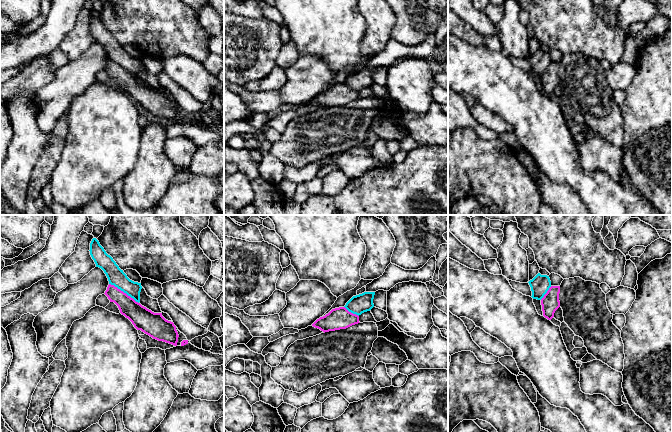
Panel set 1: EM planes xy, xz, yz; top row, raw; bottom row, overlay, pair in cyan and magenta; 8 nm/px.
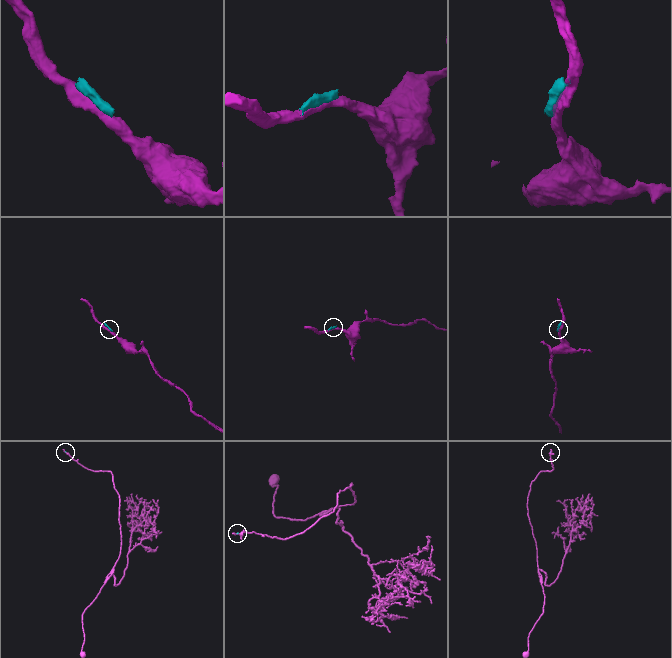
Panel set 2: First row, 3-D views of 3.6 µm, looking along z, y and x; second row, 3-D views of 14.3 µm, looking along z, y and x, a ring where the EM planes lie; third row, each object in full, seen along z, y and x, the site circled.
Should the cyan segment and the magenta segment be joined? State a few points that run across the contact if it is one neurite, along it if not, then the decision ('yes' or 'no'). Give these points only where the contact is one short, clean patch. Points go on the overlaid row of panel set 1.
no

